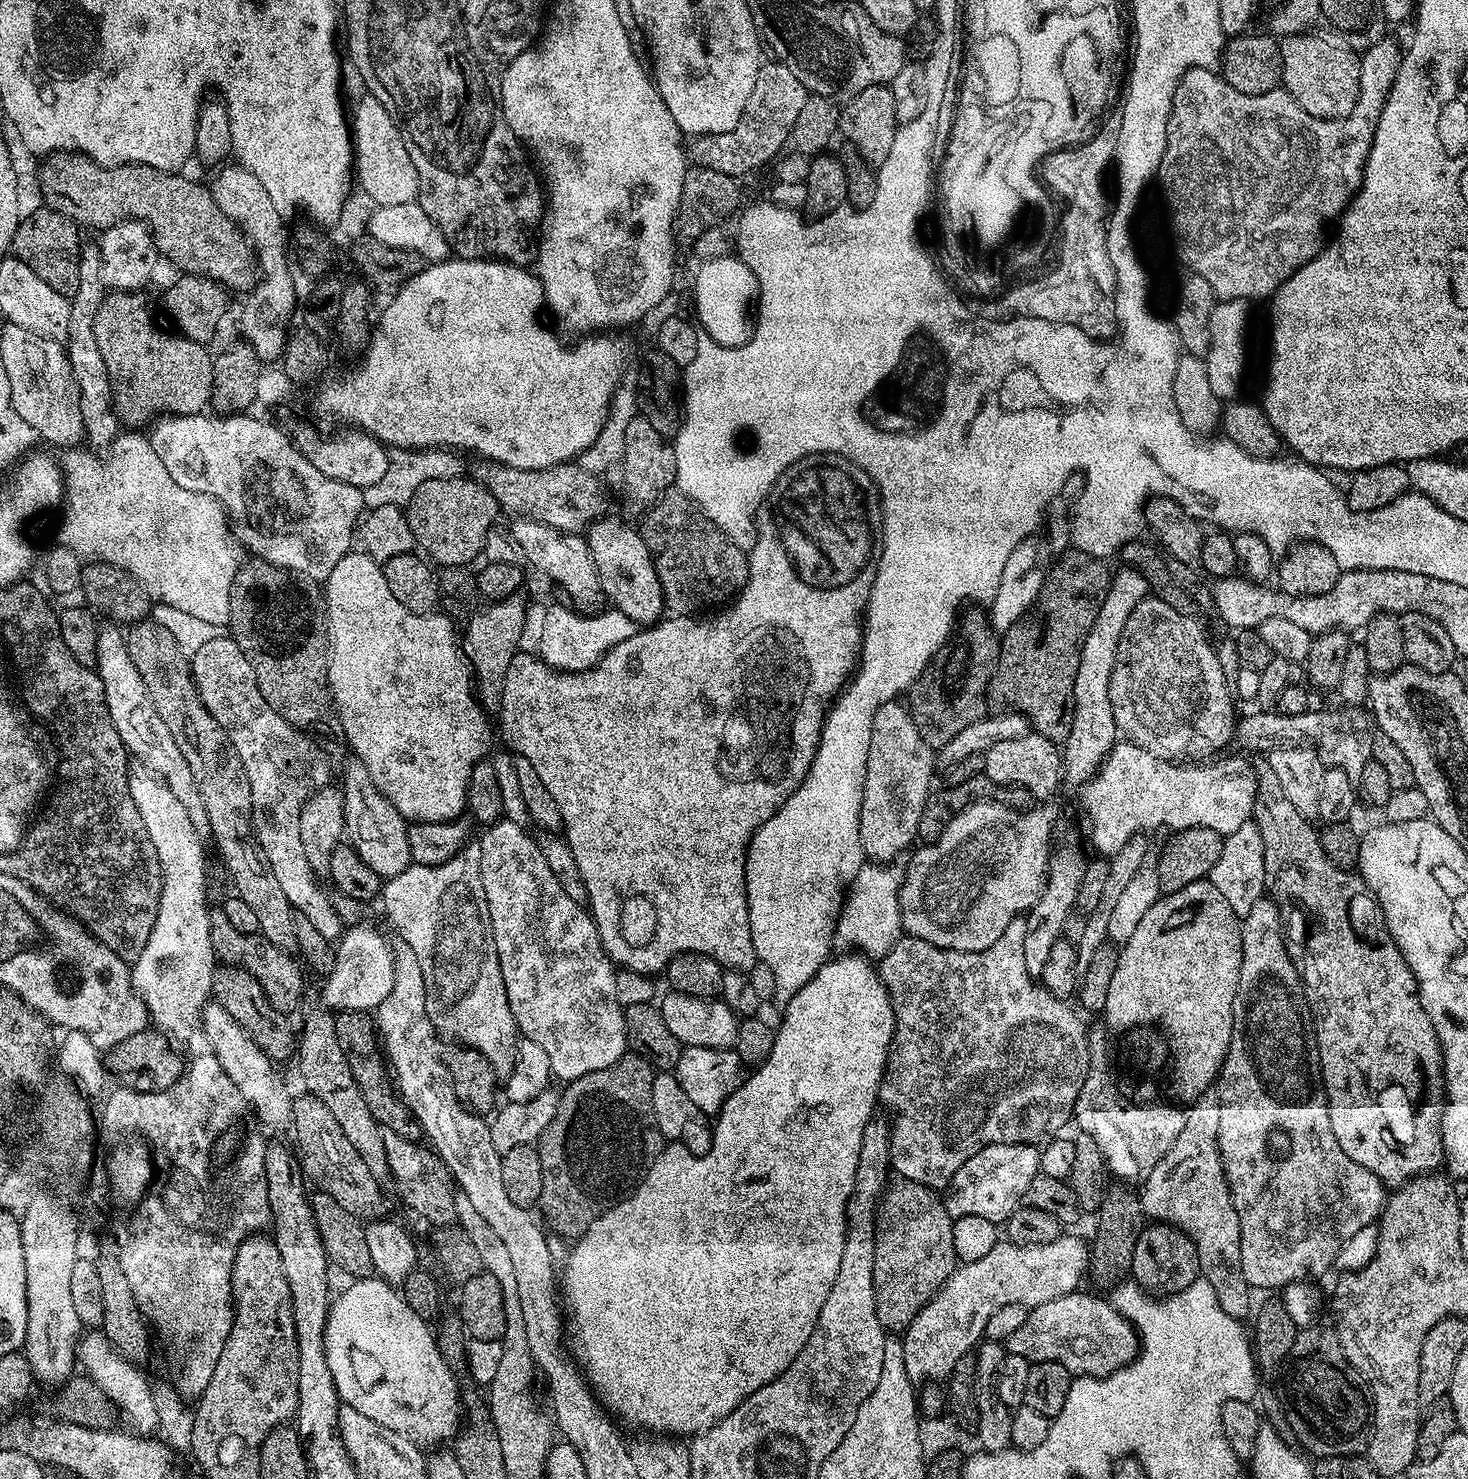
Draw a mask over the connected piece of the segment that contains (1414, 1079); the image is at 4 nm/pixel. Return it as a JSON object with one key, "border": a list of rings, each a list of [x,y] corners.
{"border":[[[1267,759],[1257,760],[1260,761],[1254,764],[1256,793],[1251,823],[1256,824],[1258,834],[1262,834],[1270,892],[1280,909],[1288,953],[1296,963],[1310,1028],[1316,1031],[1316,1056],[1320,1059],[1318,1080],[1328,1102],[1330,1130],[1334,1130],[1334,1138],[1346,1158],[1354,1158],[1354,1162],[1366,1166],[1384,1183],[1385,1189],[1395,1190],[1415,1176],[1435,1173],[1439,1169],[1436,1167],[1445,1163],[1440,1119],[1444,1113],[1446,1085],[1438,1034],[1420,1001],[1420,986],[1392,937],[1384,930],[1373,935],[1360,933],[1352,925],[1352,904],[1371,903],[1372,891],[1355,871],[1334,866],[1334,862],[1326,858],[1320,832],[1312,829],[1313,821],[1300,814],[1289,801],[1277,775],[1268,767]]]}

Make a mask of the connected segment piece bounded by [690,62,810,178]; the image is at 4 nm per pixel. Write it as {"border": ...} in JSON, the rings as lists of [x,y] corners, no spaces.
{"border":[[[761,63],[754,90],[750,90],[750,102],[746,102],[746,110],[742,118],[738,118],[738,126],[734,126],[734,130],[726,134],[697,136],[691,141],[690,156],[699,167],[743,178],[747,172],[752,172],[763,164],[771,165],[781,155],[810,93],[802,86],[802,82],[798,82],[798,78],[794,78],[794,74],[790,74],[790,70],[786,70],[784,64],[771,63]]]}

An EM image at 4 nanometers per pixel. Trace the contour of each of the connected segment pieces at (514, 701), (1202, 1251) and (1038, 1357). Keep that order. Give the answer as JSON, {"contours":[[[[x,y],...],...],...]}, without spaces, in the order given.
{"contours":[[[[808,462],[803,466],[793,467],[791,471],[781,479],[770,500],[772,509],[769,510],[768,517],[766,517],[765,520],[763,517],[763,519],[759,521],[758,533],[755,535],[754,543],[751,545],[751,547],[753,546],[752,550],[750,548],[750,555],[748,556],[748,582],[743,588],[743,591],[735,597],[734,603],[723,609],[725,612],[722,613],[721,616],[716,616],[713,620],[702,620],[706,618],[697,618],[695,615],[673,615],[671,618],[661,619],[659,622],[645,627],[643,630],[637,630],[626,642],[615,644],[593,668],[588,668],[585,672],[558,672],[555,668],[551,668],[549,664],[545,664],[539,655],[536,654],[517,654],[510,662],[510,670],[506,670],[506,678],[502,686],[502,706],[498,713],[498,719],[500,719],[500,728],[498,724],[499,735],[500,732],[504,735],[505,742],[509,744],[505,745],[507,745],[516,756],[526,758],[526,762],[530,762],[530,766],[534,766],[538,778],[542,778],[542,783],[546,785],[546,790],[550,790],[550,795],[554,797],[554,802],[558,802],[558,814],[562,814],[562,836],[573,852],[574,859],[578,864],[579,873],[582,874],[582,881],[586,884],[586,894],[588,895],[586,904],[591,911],[592,920],[596,923],[596,929],[600,935],[600,942],[603,944],[606,954],[612,959],[613,964],[619,966],[625,972],[636,972],[640,976],[655,977],[655,972],[663,973],[665,969],[667,969],[669,962],[672,961],[675,956],[681,956],[684,952],[697,952],[703,956],[712,956],[725,969],[731,970],[731,968],[737,968],[737,970],[743,972],[743,974],[748,974],[757,964],[754,938],[750,934],[750,914],[748,913],[748,895],[746,894],[746,854],[748,853],[748,843],[752,840],[753,834],[787,802],[790,794],[794,794],[794,790],[803,785],[805,778],[808,776],[810,766],[816,757],[816,751],[820,745],[820,735],[824,729],[824,718],[828,715],[829,709],[824,704],[824,600],[838,600],[838,598],[836,598],[836,594],[832,594],[832,586],[834,586],[832,572],[836,572],[836,570],[834,570],[834,566],[824,566],[824,540],[826,540],[826,538],[824,538],[824,524],[828,524],[828,528],[832,530],[832,536],[828,536],[832,546],[834,546],[834,540],[836,540],[836,538],[850,546],[850,550],[852,550],[852,566],[854,566],[854,544],[856,544],[856,546],[862,546],[862,542],[866,540],[866,544],[868,544],[866,550],[870,550],[872,569],[876,571],[877,566],[880,564],[880,550],[883,544],[884,513],[880,507],[879,493],[876,490],[873,477],[869,476],[867,471],[861,470],[852,462],[839,462],[840,464],[820,463],[824,462]]],[[[1215,1091],[1203,1092],[1197,1100],[1191,1101],[1187,1114],[1186,1126],[1182,1134],[1178,1134],[1178,1142],[1174,1142],[1158,1166],[1150,1170],[1138,1195],[1149,1221],[1173,1224],[1188,1233],[1198,1250],[1201,1277],[1214,1286],[1214,1294],[1218,1294],[1222,1308],[1234,1319],[1243,1321],[1244,1316],[1253,1315],[1253,1293],[1242,1274],[1240,1223],[1220,1157],[1220,1100]]],[[[1077,1290],[1062,1298],[1054,1298],[1054,1302],[1042,1302],[1029,1311],[1026,1322],[1022,1322],[1019,1330],[1014,1330],[1006,1341],[1006,1348],[1011,1355],[1026,1358],[1033,1365],[1038,1362],[1058,1362],[1077,1376],[1109,1376],[1120,1368],[1131,1364],[1140,1350],[1140,1337],[1136,1335],[1132,1323],[1112,1305],[1111,1299],[1091,1296],[1085,1290]]]]}

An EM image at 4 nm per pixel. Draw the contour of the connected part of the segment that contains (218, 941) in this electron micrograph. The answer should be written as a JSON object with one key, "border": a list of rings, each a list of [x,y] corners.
{"border":[[[223,910],[212,912],[212,950],[216,953],[217,961],[228,966],[245,968],[260,983],[266,998],[270,998],[270,1006],[274,1006],[274,1010],[292,1014],[292,1011],[299,1006],[300,999],[304,996],[305,969],[301,961],[295,955],[283,952],[259,934],[254,936],[238,934],[238,930],[234,930],[230,922],[226,922]]]}

